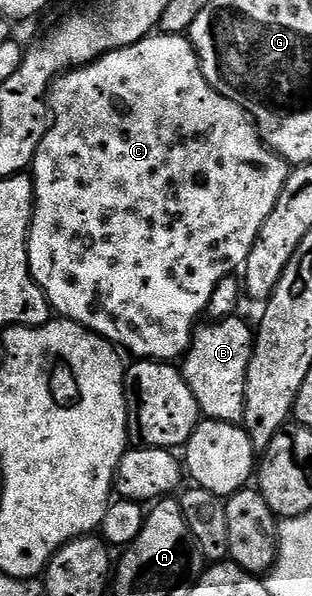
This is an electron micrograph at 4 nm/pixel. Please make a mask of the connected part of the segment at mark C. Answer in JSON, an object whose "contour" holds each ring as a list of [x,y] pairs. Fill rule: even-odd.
{"contour":[[[153,32],[140,42],[135,42],[126,48],[115,50],[109,54],[103,54],[101,58],[95,58],[86,66],[78,66],[75,70],[69,70],[68,73],[61,74],[52,84],[48,96],[48,105],[50,107],[50,125],[46,136],[42,140],[42,144],[38,144],[38,152],[34,156],[30,167],[32,191],[36,193],[36,200],[32,207],[32,226],[28,230],[28,263],[30,264],[33,280],[38,284],[38,288],[42,288],[42,292],[48,297],[48,305],[52,307],[59,317],[68,318],[71,322],[82,324],[88,330],[91,330],[93,334],[102,336],[117,348],[123,348],[125,351],[128,349],[133,354],[131,356],[133,359],[166,362],[169,364],[183,359],[184,355],[188,352],[188,347],[192,345],[192,335],[201,321],[201,319],[199,320],[200,316],[202,318],[201,312],[204,312],[210,304],[214,288],[217,288],[218,284],[226,279],[226,277],[235,275],[243,267],[244,262],[250,256],[250,252],[258,240],[258,232],[262,232],[262,224],[266,224],[266,216],[270,216],[270,212],[274,212],[274,204],[278,204],[278,196],[282,192],[282,188],[286,184],[290,173],[289,163],[285,162],[276,151],[268,148],[268,145],[266,145],[256,130],[252,119],[249,118],[248,114],[234,99],[222,96],[208,83],[200,67],[200,58],[196,54],[195,46],[192,45],[191,37],[182,34]],[[156,294],[173,294],[176,299],[173,300],[172,306],[176,310],[156,310]]]}

